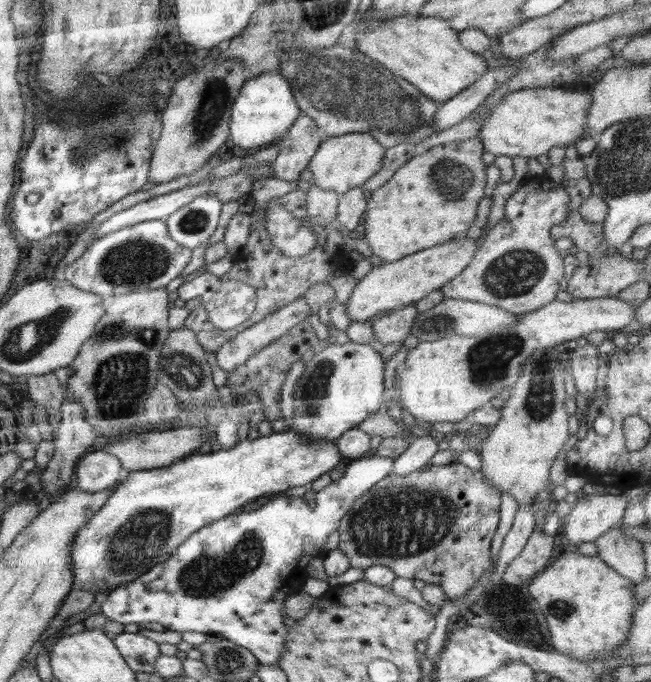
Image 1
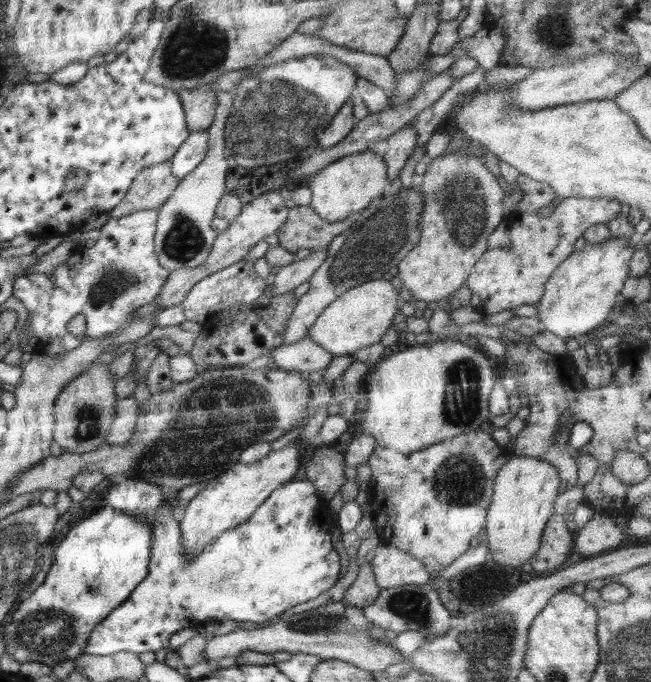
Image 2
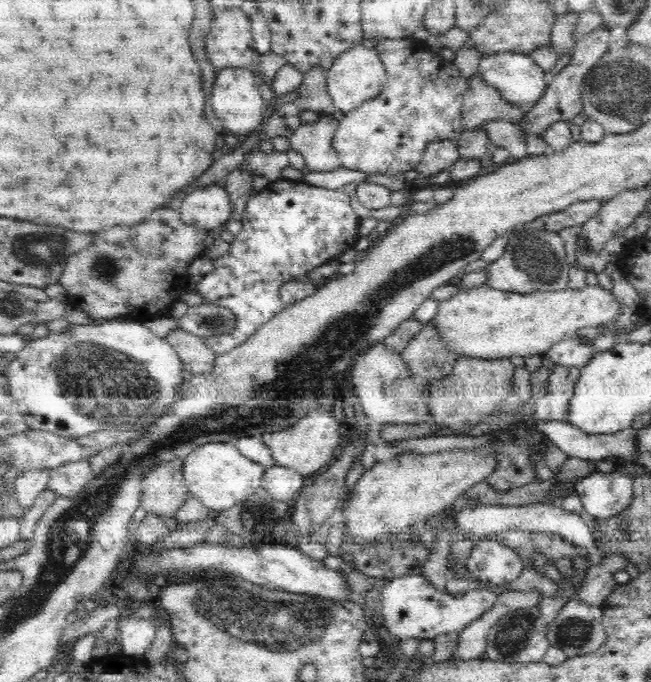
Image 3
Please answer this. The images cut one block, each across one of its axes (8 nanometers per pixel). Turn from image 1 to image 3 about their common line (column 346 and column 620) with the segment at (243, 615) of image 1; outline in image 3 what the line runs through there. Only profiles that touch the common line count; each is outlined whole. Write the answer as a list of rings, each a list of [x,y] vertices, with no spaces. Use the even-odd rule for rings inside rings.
[[[616,468],[610,473],[598,471],[584,477],[575,486],[583,508],[594,519],[619,515],[633,497],[633,477]]]

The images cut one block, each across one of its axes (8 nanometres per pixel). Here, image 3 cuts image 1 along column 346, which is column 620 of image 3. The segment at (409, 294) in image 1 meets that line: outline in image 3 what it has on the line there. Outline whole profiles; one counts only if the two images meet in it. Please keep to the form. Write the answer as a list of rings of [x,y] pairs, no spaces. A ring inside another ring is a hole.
[[[487,285],[460,291],[440,302],[432,319],[434,327],[456,356],[480,359],[510,358],[511,356],[544,356],[554,344],[574,336],[580,328],[612,325],[620,316],[622,306],[613,292],[602,286],[584,286],[580,290],[566,288],[556,292],[519,294],[498,291]]]

